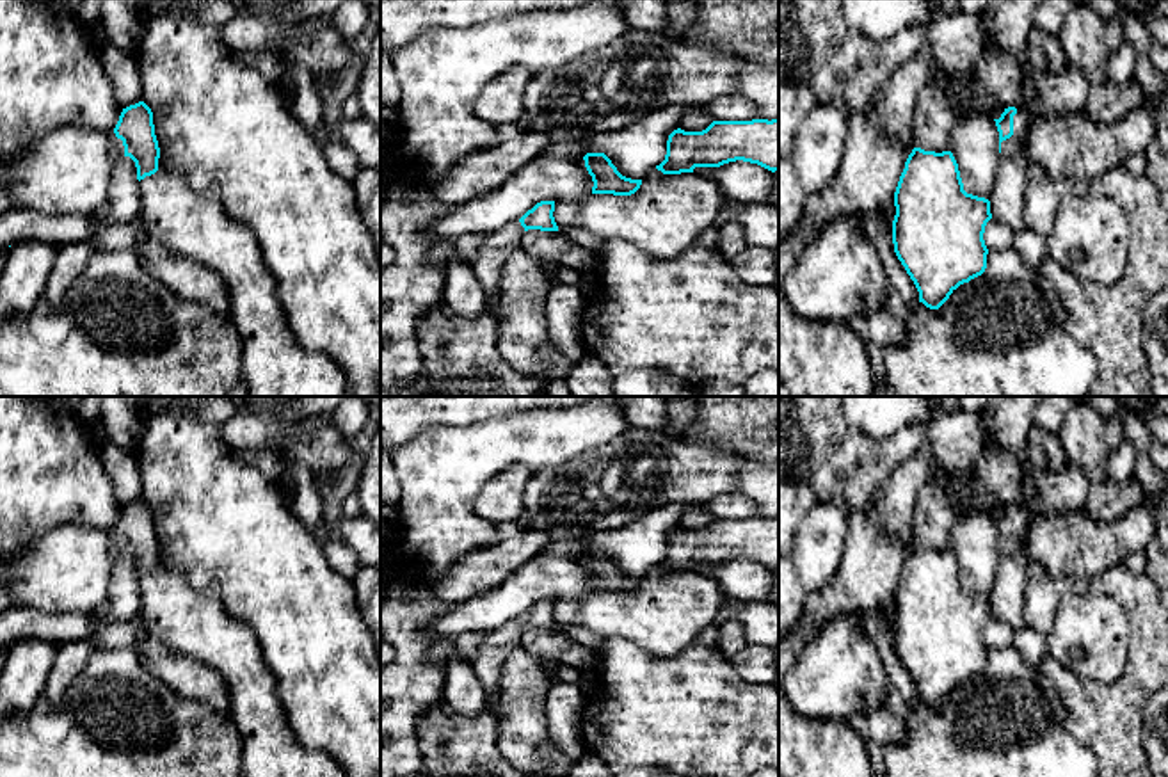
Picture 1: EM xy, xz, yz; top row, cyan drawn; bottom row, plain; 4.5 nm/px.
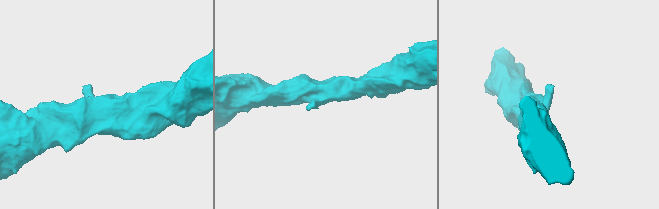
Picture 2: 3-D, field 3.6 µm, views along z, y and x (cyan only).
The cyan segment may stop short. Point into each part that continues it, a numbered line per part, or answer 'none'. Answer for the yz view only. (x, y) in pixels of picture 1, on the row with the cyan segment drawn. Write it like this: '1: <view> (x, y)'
1: yz (1023, 123)

